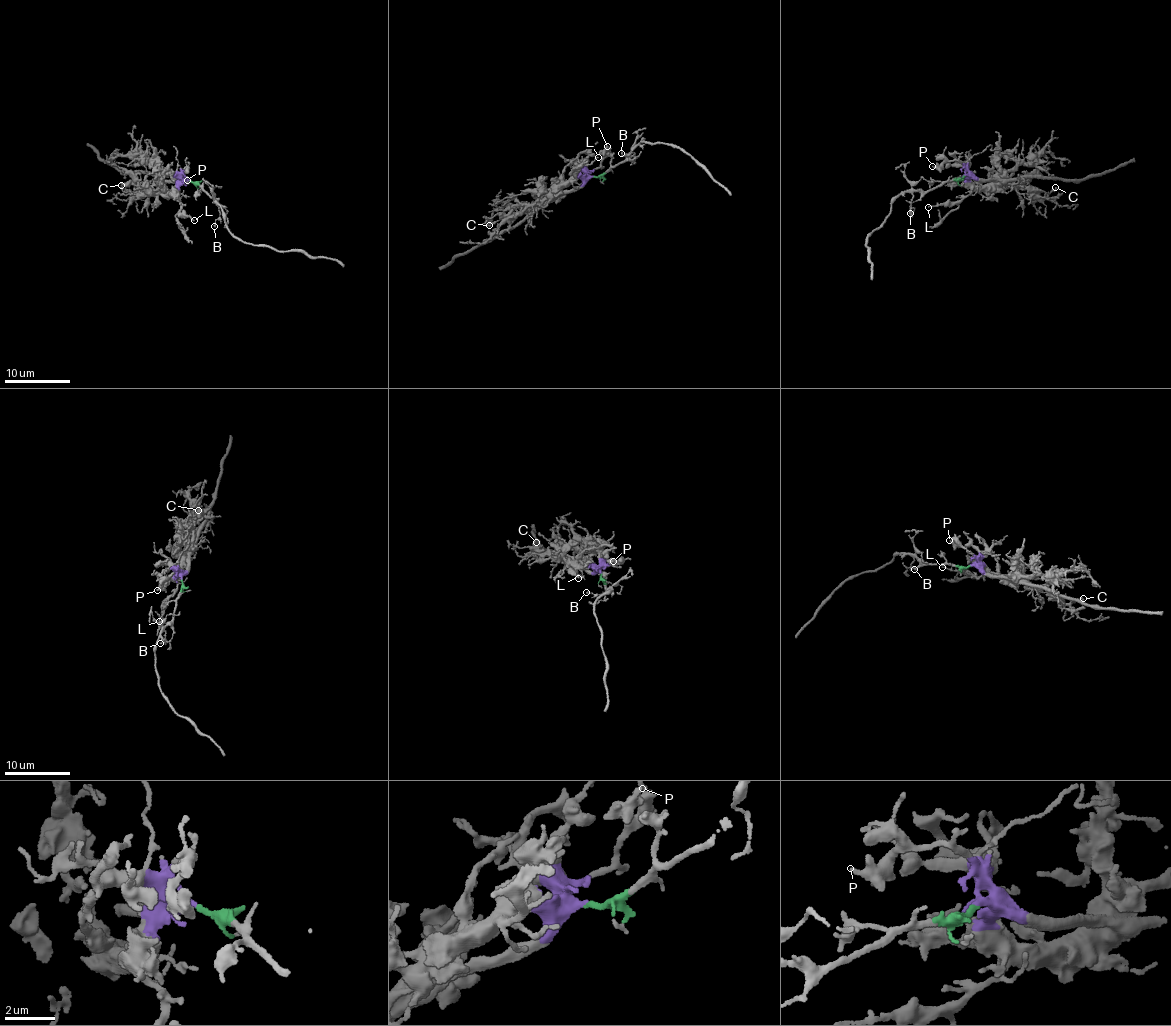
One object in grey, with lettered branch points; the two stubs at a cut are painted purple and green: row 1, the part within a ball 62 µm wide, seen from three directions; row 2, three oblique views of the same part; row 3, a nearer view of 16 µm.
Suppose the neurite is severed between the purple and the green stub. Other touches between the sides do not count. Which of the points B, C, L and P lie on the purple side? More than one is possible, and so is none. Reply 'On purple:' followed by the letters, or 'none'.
On purple: C, L, P

